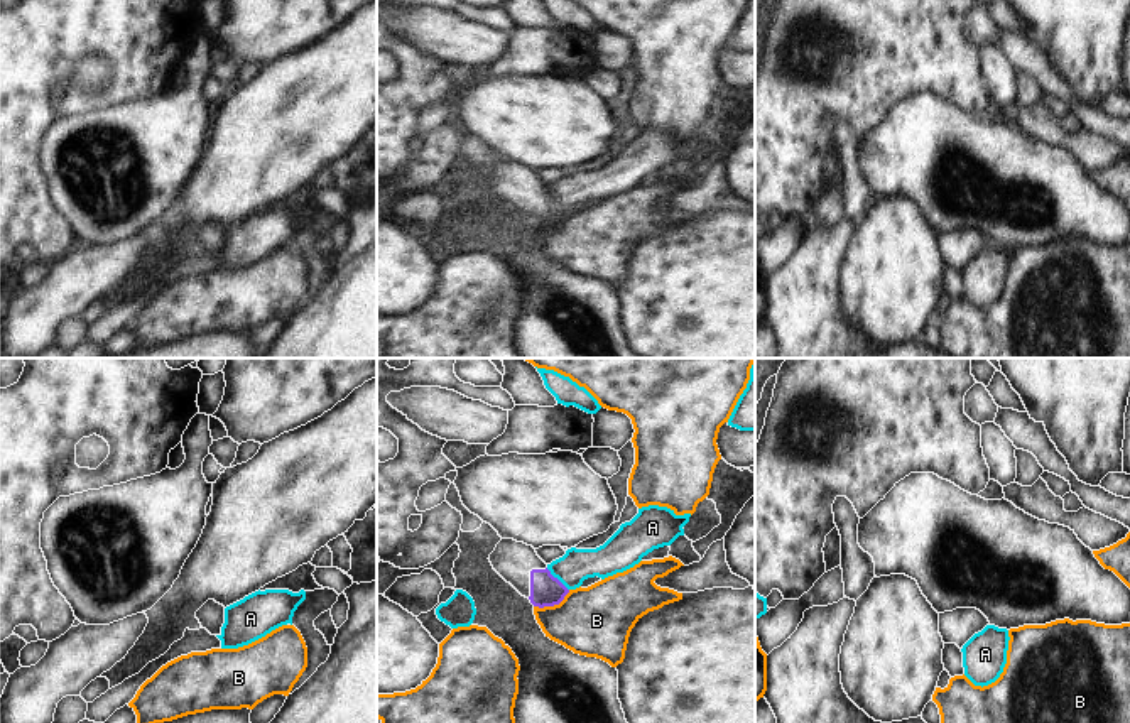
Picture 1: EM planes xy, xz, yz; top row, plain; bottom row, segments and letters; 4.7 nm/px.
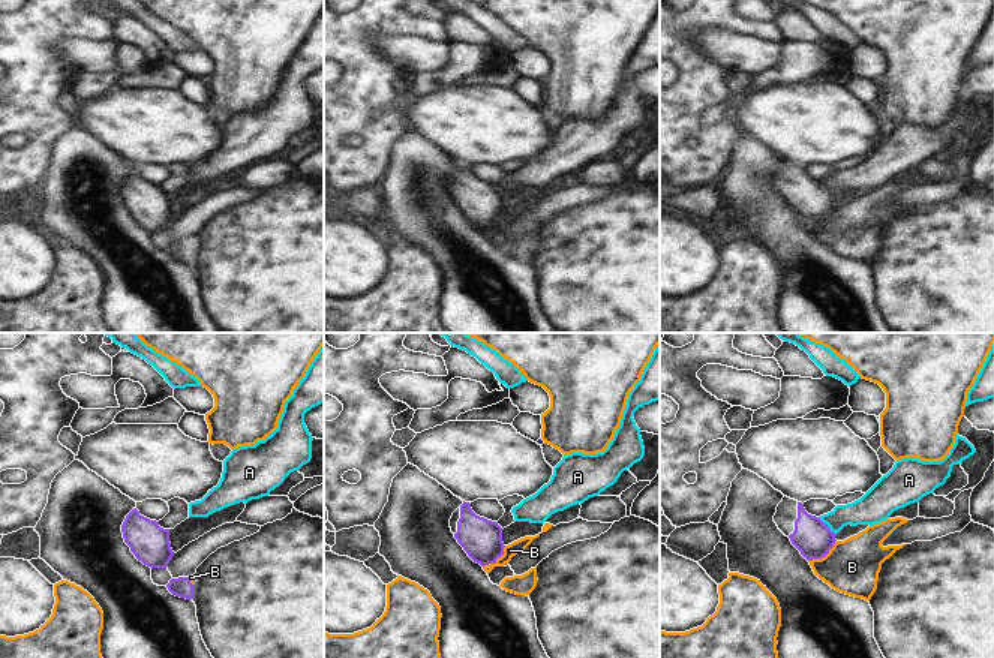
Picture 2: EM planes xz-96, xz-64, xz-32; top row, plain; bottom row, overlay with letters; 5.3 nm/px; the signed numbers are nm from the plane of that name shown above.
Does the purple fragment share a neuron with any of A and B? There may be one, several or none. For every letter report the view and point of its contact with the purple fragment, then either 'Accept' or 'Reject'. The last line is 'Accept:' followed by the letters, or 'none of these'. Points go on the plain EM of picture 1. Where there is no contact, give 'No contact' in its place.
A: Touches purple at xz (558, 201). Reject
B: Touches purple at xz (553, 227). Reject
Accept: none of these

